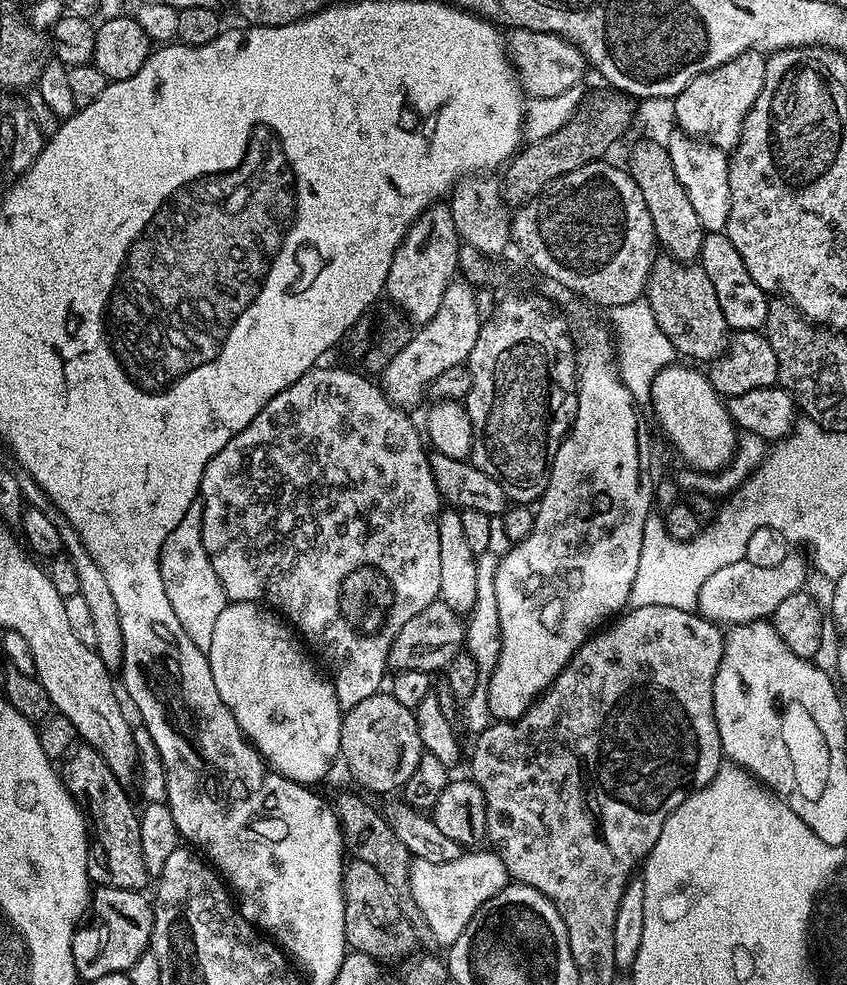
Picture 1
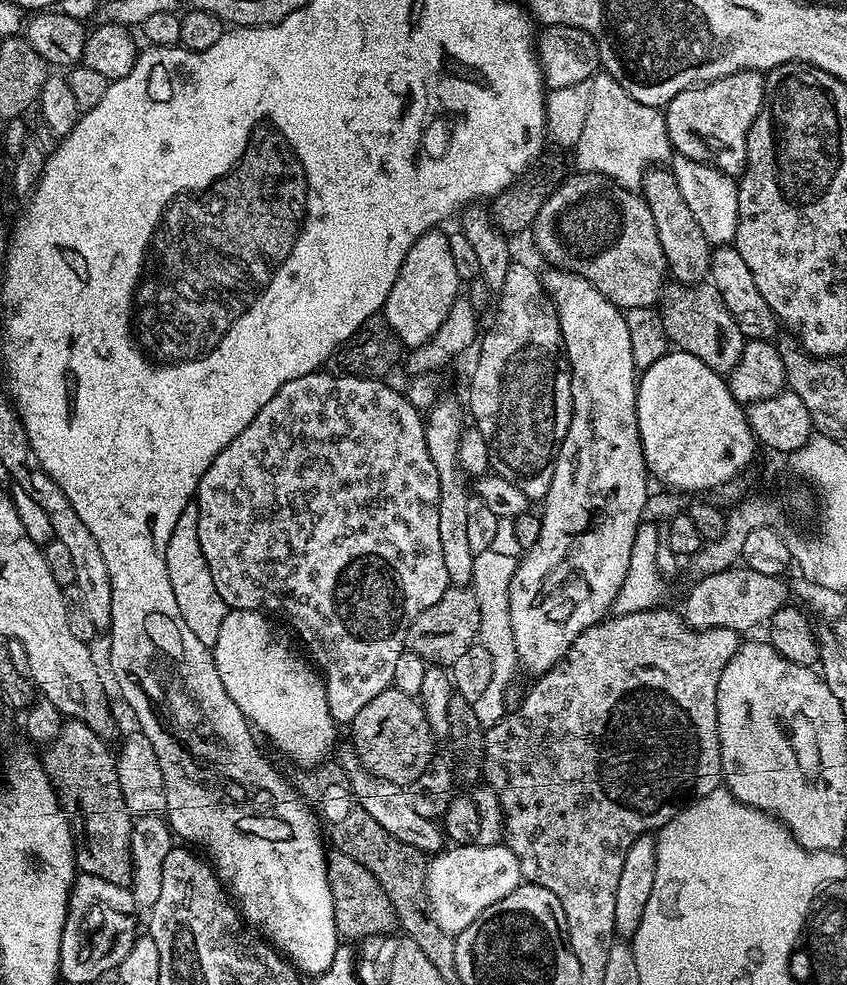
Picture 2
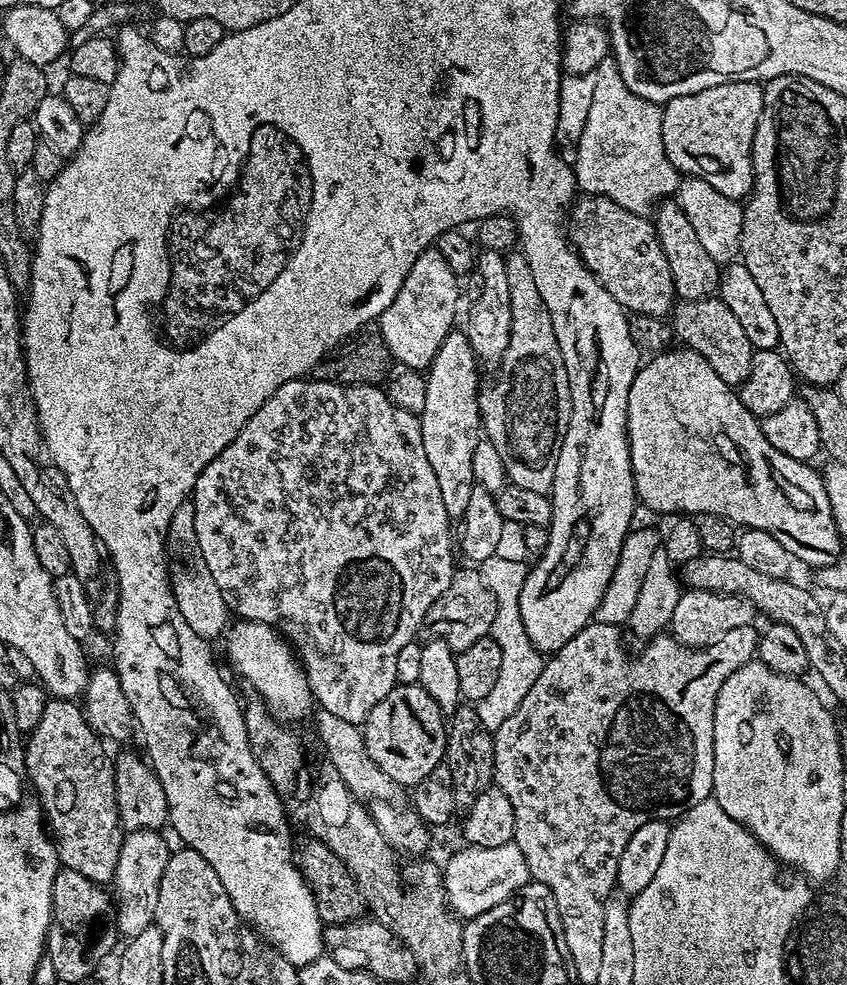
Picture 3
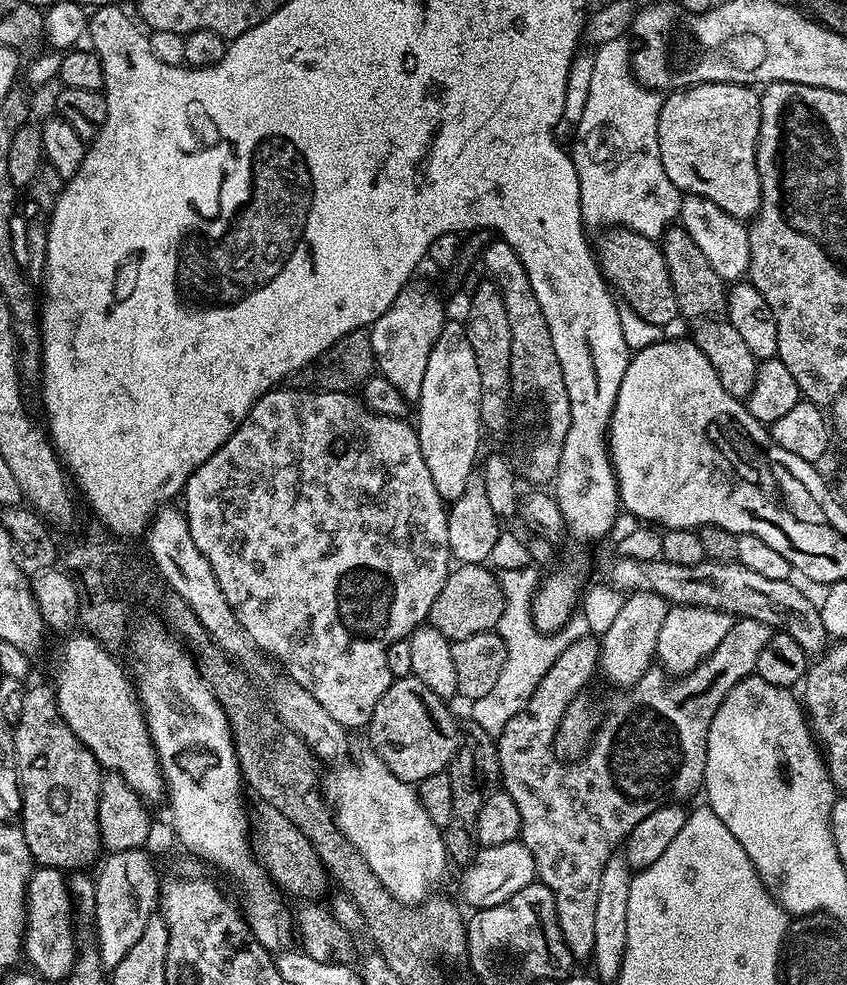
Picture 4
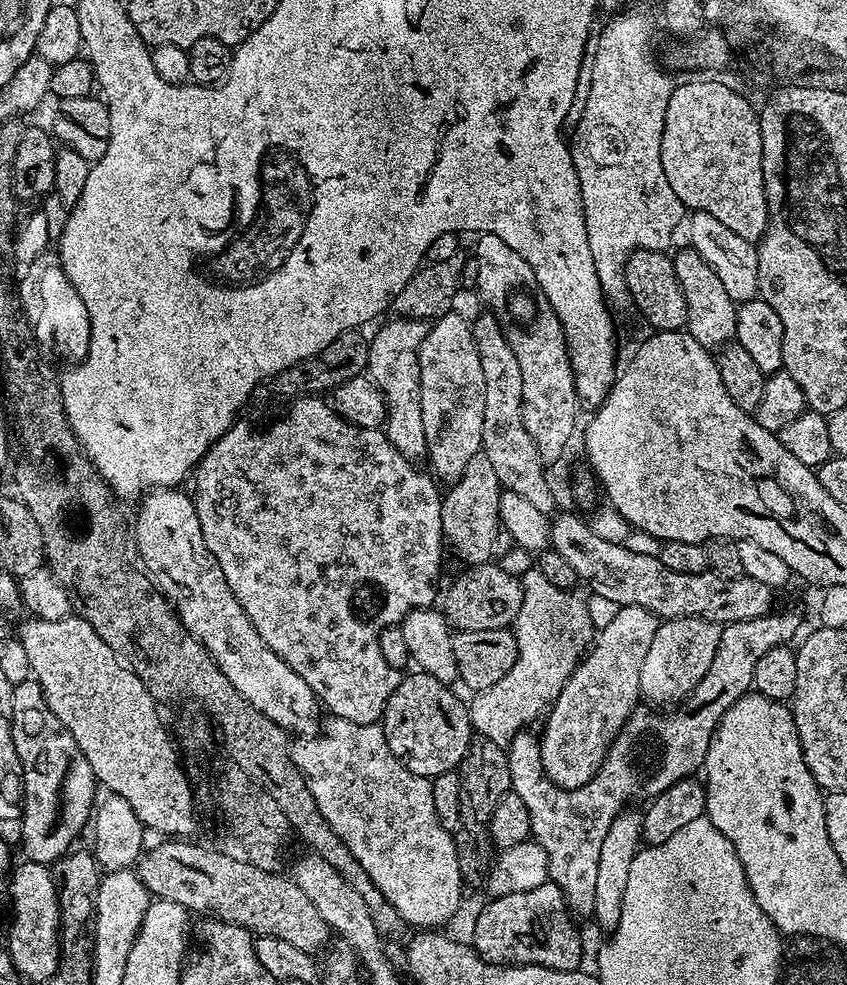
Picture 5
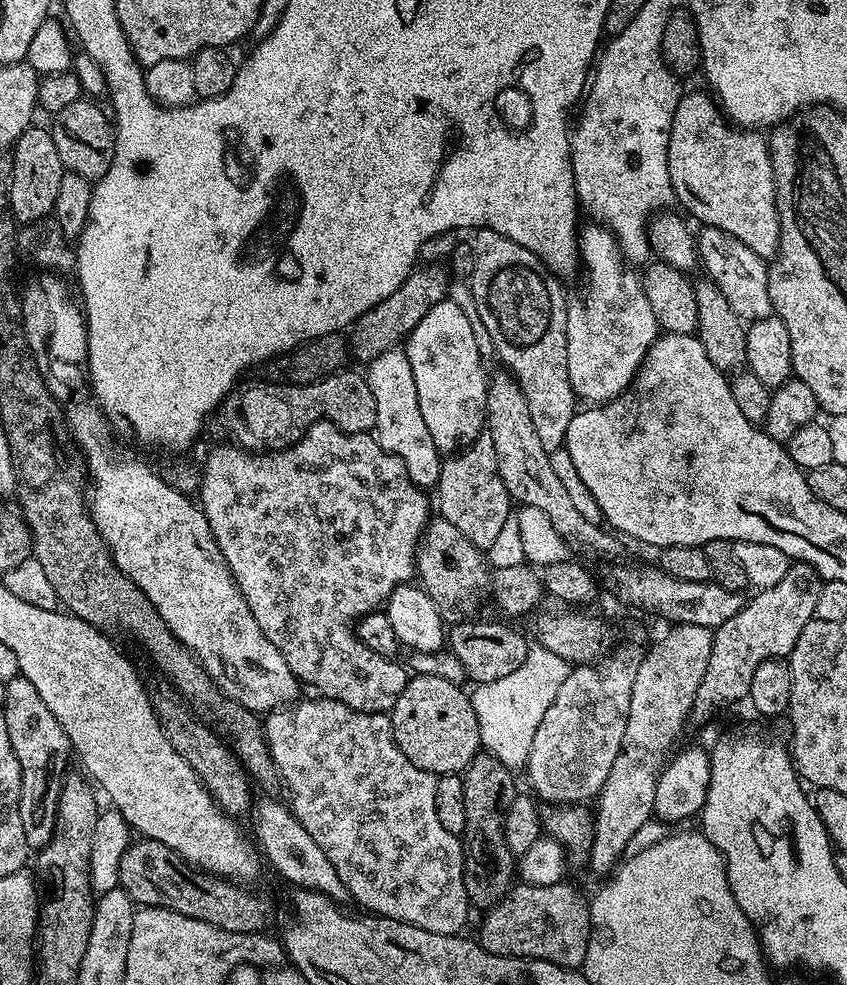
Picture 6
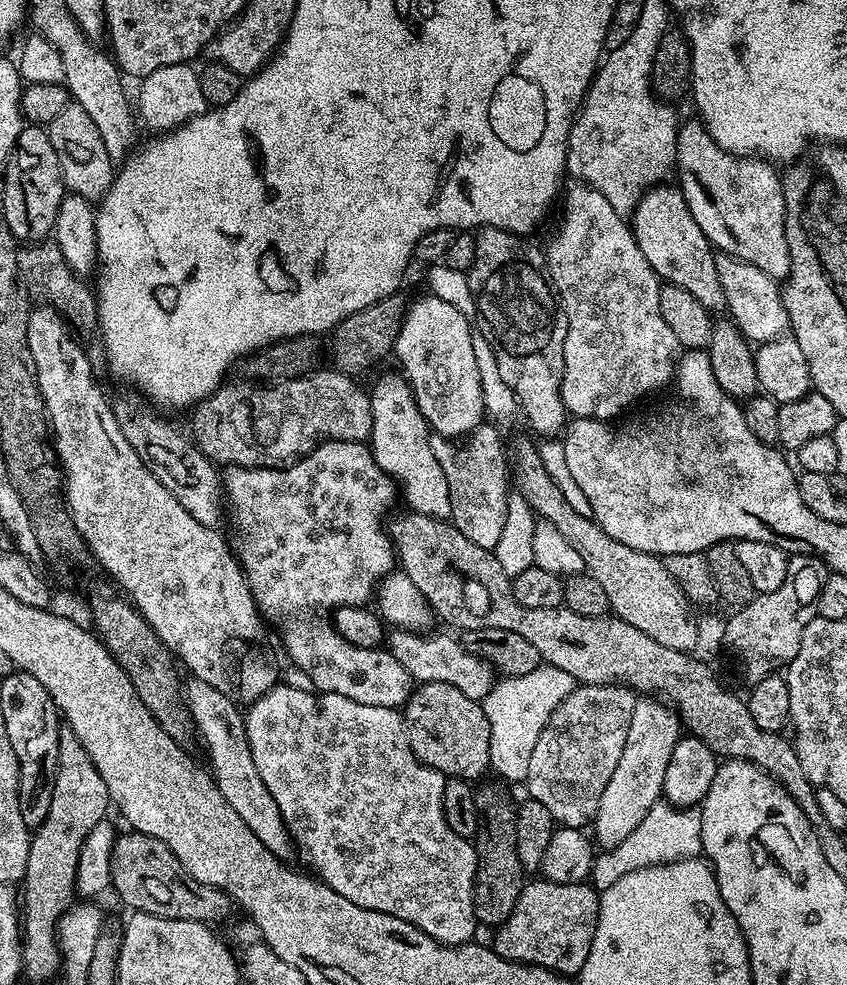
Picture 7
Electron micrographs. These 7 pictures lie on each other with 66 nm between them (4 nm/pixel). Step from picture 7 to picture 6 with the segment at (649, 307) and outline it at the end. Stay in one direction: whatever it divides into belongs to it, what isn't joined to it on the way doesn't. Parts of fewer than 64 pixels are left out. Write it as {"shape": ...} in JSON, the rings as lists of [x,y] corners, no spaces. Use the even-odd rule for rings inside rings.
{"shape":[[[592,222],[585,232],[583,229],[579,233],[578,239],[582,268],[583,271],[588,271],[588,297],[584,300],[584,308],[568,313],[568,373],[570,386],[575,390],[577,397],[585,405],[601,406],[611,400],[617,400],[631,388],[650,346],[656,341],[656,337],[661,335],[662,329],[654,318],[654,310],[650,310],[650,302],[644,293],[644,281],[638,275],[637,269],[626,263],[616,237],[607,228]]]}

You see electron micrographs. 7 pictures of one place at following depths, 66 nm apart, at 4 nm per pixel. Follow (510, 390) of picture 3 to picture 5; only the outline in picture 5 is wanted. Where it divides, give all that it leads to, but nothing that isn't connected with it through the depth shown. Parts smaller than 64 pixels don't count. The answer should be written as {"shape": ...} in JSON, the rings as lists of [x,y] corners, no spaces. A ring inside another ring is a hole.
{"shape":[[[489,232],[477,235],[474,258],[478,262],[478,282],[476,288],[485,300],[487,309],[495,316],[504,332],[506,342],[510,342],[510,350],[514,350],[514,358],[518,358],[518,366],[522,370],[522,418],[530,438],[534,438],[534,446],[538,446],[538,454],[545,465],[552,463],[563,454],[572,440],[572,431],[576,428],[576,383],[572,373],[572,359],[568,356],[568,347],[564,341],[564,331],[558,322],[558,314],[550,306],[546,294],[538,286],[538,278],[534,278],[534,270],[518,250],[510,250],[498,234]]]}

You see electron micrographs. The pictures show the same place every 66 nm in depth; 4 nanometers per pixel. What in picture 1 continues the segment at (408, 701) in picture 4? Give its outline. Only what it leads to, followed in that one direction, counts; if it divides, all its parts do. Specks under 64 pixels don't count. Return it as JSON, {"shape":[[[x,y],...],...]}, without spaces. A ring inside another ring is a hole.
{"shape":[[[377,694],[358,702],[358,706],[343,713],[340,731],[340,755],[348,772],[368,792],[392,792],[403,789],[414,774],[414,766],[426,755],[418,734],[415,711],[390,694]]]}

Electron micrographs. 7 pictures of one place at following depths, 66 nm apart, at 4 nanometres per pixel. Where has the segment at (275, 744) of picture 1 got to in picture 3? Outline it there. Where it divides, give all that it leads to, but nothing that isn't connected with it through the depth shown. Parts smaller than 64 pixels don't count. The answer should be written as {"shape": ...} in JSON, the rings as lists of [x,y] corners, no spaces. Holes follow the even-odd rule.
{"shape":[[[237,619],[235,623],[226,632],[228,660],[232,663],[233,670],[256,691],[253,693],[264,701],[268,711],[277,720],[293,722],[292,720],[302,719],[308,711],[311,713],[314,701],[308,685],[308,675],[287,639],[269,624],[242,619]]]}

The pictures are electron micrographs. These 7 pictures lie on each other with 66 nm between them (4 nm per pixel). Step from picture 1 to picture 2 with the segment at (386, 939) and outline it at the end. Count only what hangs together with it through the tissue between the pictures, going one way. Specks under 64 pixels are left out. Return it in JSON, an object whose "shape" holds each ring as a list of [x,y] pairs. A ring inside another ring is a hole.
{"shape":[[[339,850],[329,851],[326,856],[327,880],[331,890],[331,902],[334,904],[334,920],[337,935],[341,938],[356,940],[369,936],[393,933],[398,921],[392,900],[382,890],[381,884],[366,866],[357,859]]]}

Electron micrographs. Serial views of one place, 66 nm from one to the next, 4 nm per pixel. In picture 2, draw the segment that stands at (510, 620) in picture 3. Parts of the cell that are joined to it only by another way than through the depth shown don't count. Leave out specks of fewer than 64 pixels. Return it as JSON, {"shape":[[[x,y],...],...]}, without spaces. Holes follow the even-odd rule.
{"shape":[[[493,546],[475,553],[473,558],[473,578],[471,591],[476,593],[478,610],[480,611],[480,635],[478,643],[488,650],[492,657],[494,670],[490,673],[490,683],[487,684],[482,698],[472,701],[474,714],[478,714],[478,722],[485,730],[492,728],[506,715],[504,699],[508,696],[508,687],[518,673],[518,661],[515,657],[514,630],[510,630],[510,582],[516,573],[517,557],[503,552],[500,546]]]}

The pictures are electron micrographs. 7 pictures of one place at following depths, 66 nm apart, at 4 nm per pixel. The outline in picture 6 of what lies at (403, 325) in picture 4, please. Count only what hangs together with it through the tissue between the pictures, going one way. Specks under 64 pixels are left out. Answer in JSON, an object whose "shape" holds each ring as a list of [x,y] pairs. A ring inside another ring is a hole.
{"shape":[[[395,346],[379,354],[366,364],[366,377],[376,407],[377,422],[374,429],[376,441],[380,443],[382,450],[399,458],[402,466],[406,466],[406,474],[410,474],[410,478],[419,488],[435,489],[440,477],[442,453],[430,438],[429,427],[422,418],[414,371],[411,370],[405,349]]]}

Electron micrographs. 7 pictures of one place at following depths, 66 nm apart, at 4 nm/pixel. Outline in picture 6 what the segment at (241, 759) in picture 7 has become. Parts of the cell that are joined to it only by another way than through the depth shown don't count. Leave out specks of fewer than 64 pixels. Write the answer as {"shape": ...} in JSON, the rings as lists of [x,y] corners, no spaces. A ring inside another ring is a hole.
{"shape":[[[268,796],[262,797],[261,800],[259,797],[250,813],[250,819],[256,826],[255,843],[267,867],[269,864],[282,879],[297,884],[295,886],[297,889],[323,893],[336,902],[342,901],[340,900],[342,898],[345,899],[344,884],[338,878],[326,854],[322,854],[322,846],[318,846],[318,842],[314,842],[310,834],[306,834],[306,830],[296,821],[285,803],[279,804]]]}

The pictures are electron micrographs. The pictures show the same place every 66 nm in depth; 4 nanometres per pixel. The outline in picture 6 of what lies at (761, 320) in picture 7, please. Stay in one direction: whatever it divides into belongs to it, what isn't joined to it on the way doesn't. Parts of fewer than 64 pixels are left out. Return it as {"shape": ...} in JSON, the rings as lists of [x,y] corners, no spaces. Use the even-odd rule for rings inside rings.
{"shape":[[[701,227],[698,232],[698,260],[706,271],[707,279],[713,280],[722,290],[726,302],[734,309],[734,314],[745,322],[761,320],[773,315],[770,302],[770,290],[768,289],[769,261],[762,259],[750,246],[738,242],[730,234],[726,234],[717,228]]]}

